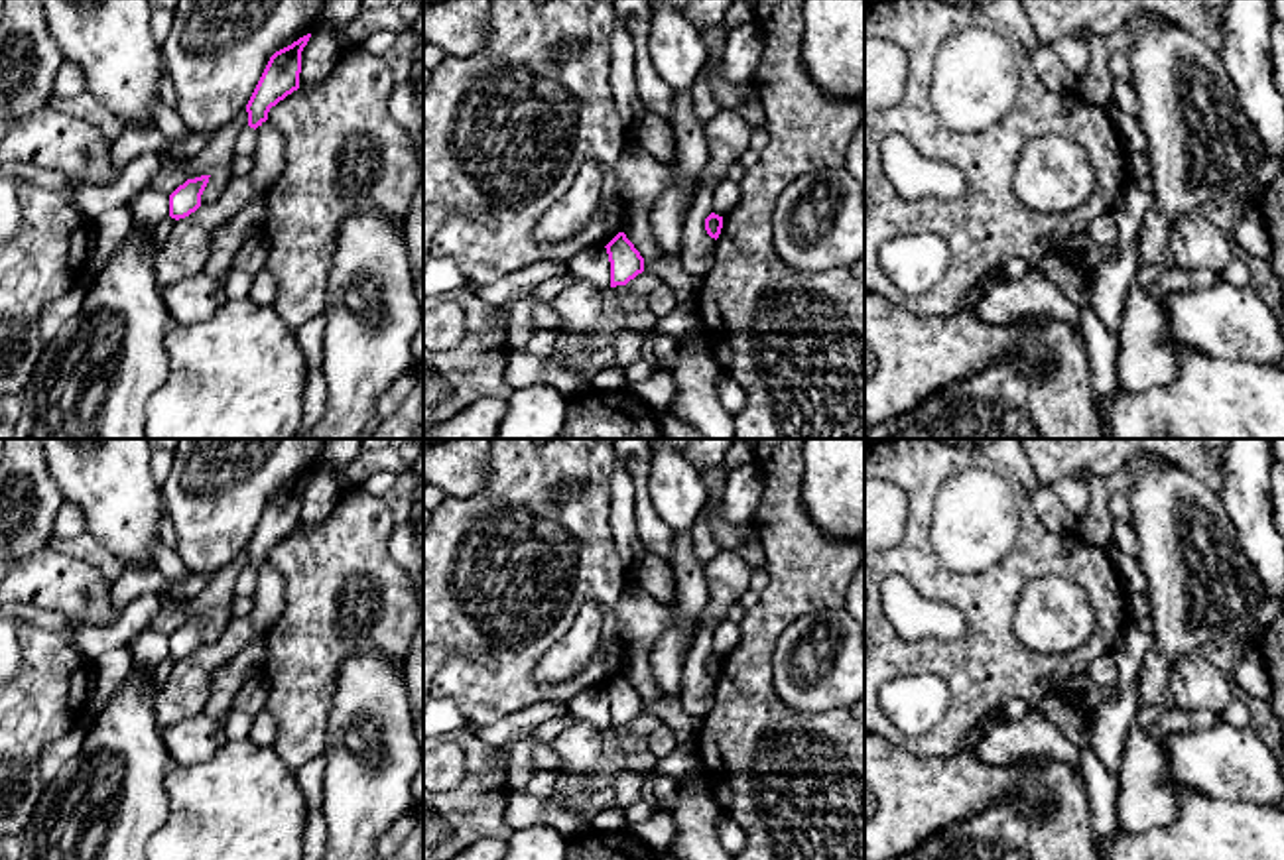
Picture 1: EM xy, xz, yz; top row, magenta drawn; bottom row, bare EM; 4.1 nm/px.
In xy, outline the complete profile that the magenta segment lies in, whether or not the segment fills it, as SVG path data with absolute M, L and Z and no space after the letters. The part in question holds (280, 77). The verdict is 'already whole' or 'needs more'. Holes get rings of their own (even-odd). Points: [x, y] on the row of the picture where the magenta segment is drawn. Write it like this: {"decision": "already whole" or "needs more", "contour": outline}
{"decision": "already whole", "contour": "M311 33L299 37L270 57L246 104L250 128L256 130L262 126L268 120L270 108L299 89L301 51L307 45L309 37Z"}

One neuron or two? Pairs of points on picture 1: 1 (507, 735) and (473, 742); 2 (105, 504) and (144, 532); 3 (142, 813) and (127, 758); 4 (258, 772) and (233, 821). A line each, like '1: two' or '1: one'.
1: two
2: one
3: one
4: one

